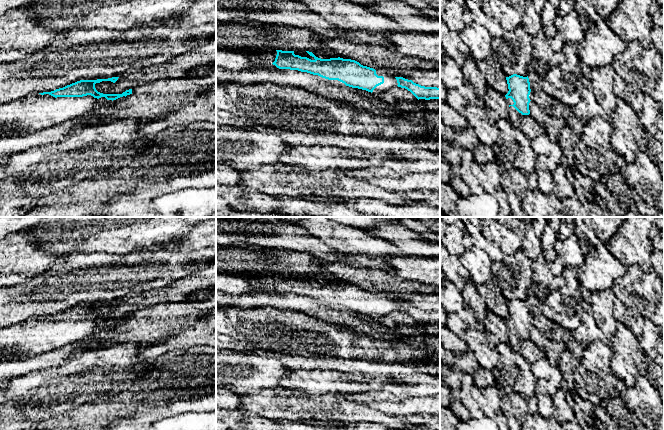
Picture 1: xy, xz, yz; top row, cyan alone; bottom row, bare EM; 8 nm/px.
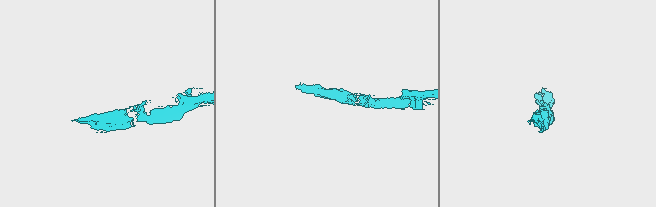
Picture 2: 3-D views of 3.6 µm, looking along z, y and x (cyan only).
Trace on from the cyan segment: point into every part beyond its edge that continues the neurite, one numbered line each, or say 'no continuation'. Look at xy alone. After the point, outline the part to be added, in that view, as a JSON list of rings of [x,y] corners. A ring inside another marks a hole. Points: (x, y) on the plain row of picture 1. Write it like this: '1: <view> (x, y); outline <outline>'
1: xy (35, 336); outline [[[32,318],[10,327],[0,327],[0,359],[30,358],[80,343],[90,338],[96,328],[103,330],[106,325],[112,324],[91,319],[55,322],[49,318]]]

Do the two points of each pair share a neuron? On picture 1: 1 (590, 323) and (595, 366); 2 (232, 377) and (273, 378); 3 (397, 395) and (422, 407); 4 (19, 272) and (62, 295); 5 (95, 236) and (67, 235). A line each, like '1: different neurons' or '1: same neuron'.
1: same neuron
2: same neuron
3: same neuron
4: different neurons
5: same neuron

